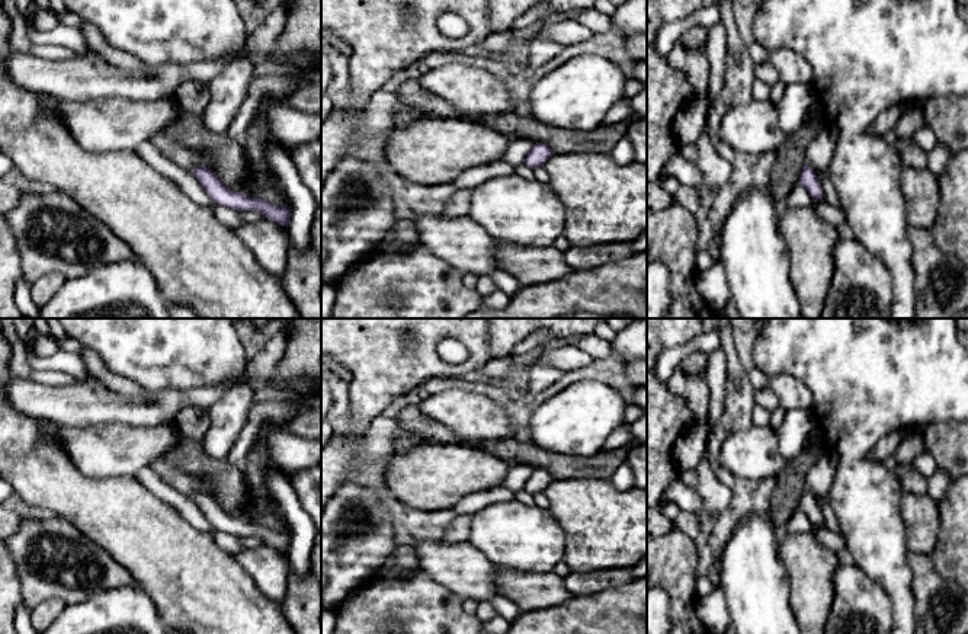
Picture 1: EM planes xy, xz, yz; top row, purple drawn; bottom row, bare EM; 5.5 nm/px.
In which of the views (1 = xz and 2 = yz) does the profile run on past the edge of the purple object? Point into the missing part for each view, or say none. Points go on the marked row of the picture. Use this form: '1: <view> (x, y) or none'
1: none
2: none

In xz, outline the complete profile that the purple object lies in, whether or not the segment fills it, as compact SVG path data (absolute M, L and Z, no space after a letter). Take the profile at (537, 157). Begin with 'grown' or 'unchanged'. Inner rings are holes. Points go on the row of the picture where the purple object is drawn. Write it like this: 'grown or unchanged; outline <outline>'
unchanged; outline M536 143L528 153L523 164L529 166L531 169L542 167L554 154L555 153L546 144Z

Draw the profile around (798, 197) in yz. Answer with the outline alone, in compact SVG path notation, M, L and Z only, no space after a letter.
M796 183L786 198L788 208L802 208L811 206L814 199L810 196L808 190Z

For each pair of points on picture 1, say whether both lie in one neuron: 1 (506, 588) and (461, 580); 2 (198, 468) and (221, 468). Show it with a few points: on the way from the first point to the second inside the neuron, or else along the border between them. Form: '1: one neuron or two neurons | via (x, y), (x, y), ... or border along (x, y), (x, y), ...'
1: one neuron | via (494, 580), (473, 580)
2: one neuron | via (204, 468), (215, 468)

